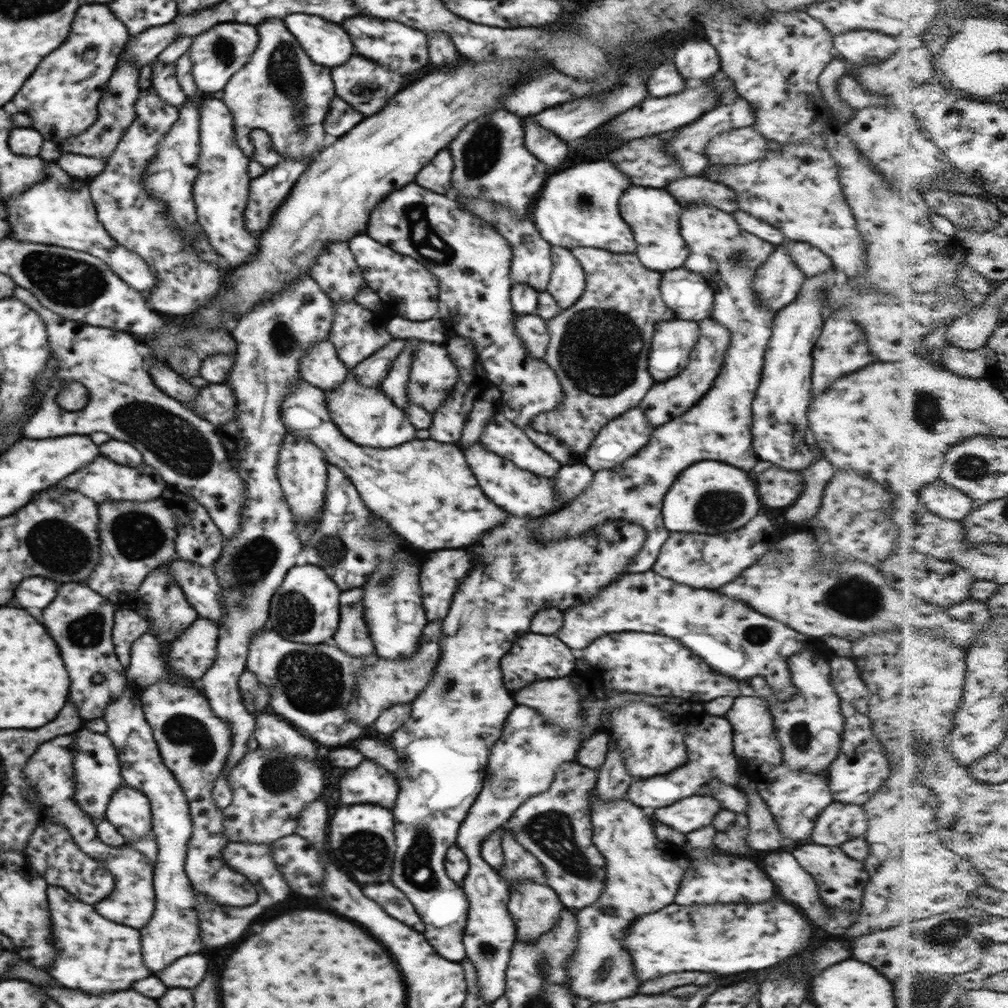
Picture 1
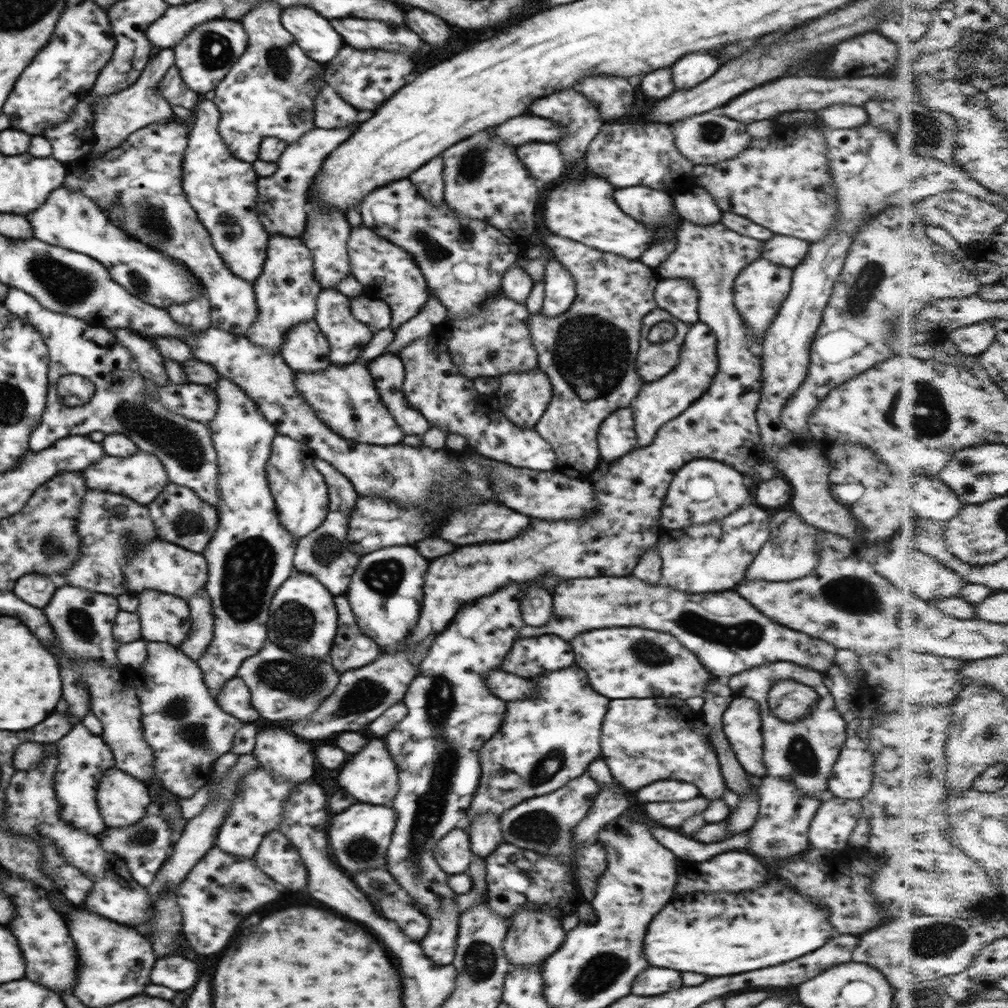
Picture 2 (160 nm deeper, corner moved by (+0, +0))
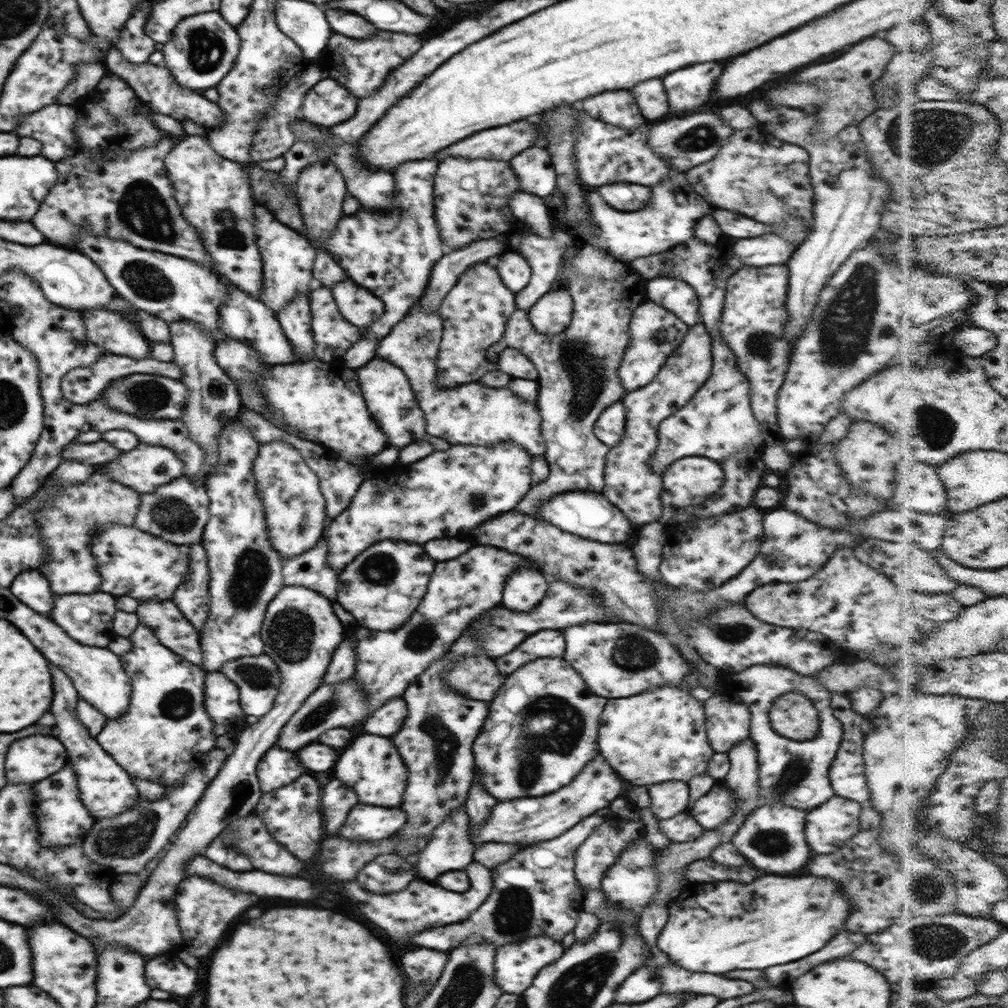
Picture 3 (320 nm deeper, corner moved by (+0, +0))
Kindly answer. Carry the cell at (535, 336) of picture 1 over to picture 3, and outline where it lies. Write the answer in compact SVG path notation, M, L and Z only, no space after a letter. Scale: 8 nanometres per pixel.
M474 263L464 272L454 275L454 283L448 294L441 300L439 317L443 322L443 333L441 343L439 344L439 353L437 354L437 382L440 386L447 388L455 388L466 383L478 383L479 380L487 372L493 370L501 370L513 378L526 378L528 380L537 380L537 368L530 362L527 356L524 356L515 348L505 348L498 354L498 359L495 362L490 361L486 357L486 352L492 344L496 344L506 330L508 317L518 309L515 303L515 293L513 293L501 281L498 271L488 265L488 263Z

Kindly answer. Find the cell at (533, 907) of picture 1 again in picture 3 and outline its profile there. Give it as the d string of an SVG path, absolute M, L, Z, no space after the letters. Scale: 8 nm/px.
M538 935L530 937L526 941L506 944L496 951L494 970L495 983L504 994L518 994L523 992L532 984L534 977L544 966L552 964L562 955L564 949L562 942L554 941L550 937Z

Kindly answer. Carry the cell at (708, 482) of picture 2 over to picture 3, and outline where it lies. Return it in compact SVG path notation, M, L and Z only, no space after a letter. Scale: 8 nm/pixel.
M686 457L676 460L668 466L663 473L663 487L661 496L662 510L661 522L669 523L675 520L678 513L684 509L691 509L700 505L712 494L716 494L724 484L724 468L719 462L704 457Z

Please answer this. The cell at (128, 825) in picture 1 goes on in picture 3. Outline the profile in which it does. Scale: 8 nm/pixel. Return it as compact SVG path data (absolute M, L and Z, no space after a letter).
M52 666L52 682L54 682L54 702L52 714L56 716L58 726L58 740L65 746L67 760L74 766L81 801L88 812L95 818L117 817L139 802L138 789L132 783L131 775L98 744L98 741L89 734L89 730L77 719L75 706L79 695L70 678L56 666Z

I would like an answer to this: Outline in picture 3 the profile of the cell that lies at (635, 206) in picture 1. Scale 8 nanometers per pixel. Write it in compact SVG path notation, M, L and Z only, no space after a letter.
M618 181L608 186L598 186L596 193L612 208L624 212L634 212L643 209L650 201L651 187L621 183Z

